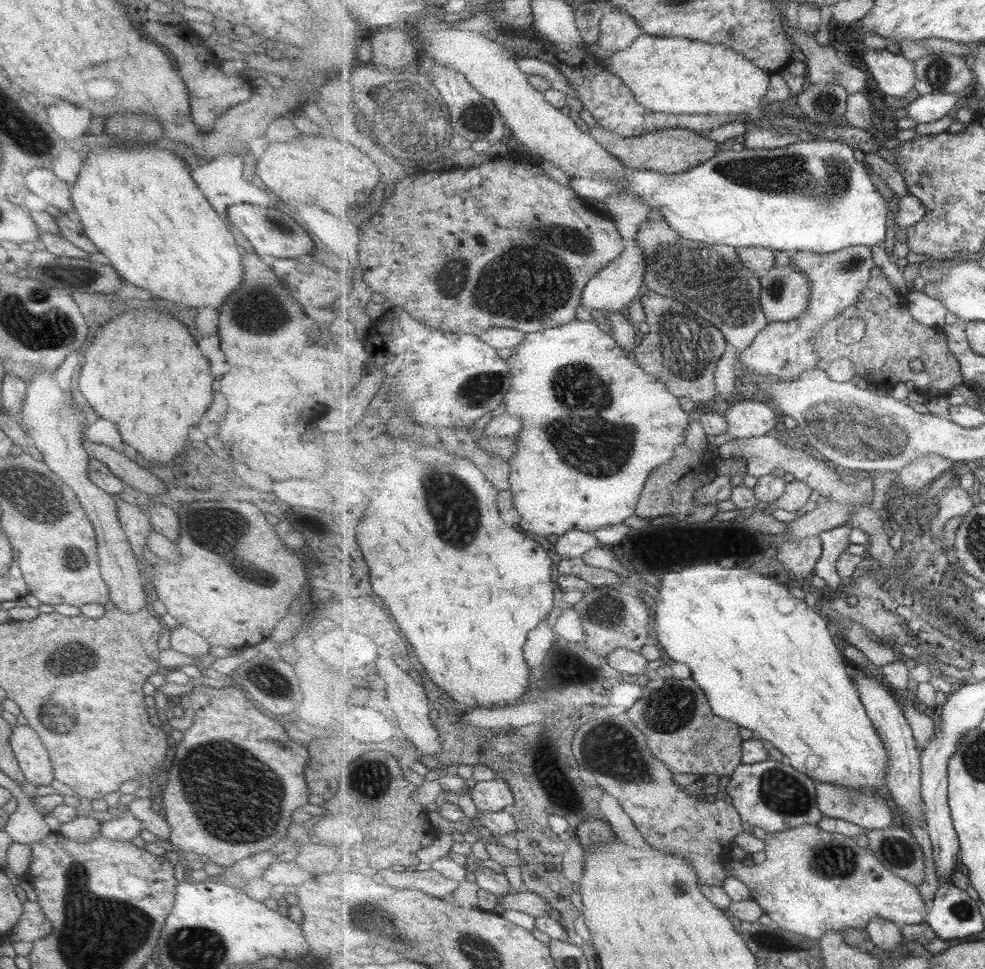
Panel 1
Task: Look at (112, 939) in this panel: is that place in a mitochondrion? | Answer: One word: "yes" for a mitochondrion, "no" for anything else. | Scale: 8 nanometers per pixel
yes

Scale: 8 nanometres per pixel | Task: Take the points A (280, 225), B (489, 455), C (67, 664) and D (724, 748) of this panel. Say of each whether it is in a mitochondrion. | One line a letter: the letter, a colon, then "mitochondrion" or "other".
A: other
B: other
C: mitochondrion
D: other

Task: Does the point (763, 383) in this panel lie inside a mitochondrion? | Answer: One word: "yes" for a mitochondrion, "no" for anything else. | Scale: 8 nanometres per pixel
no

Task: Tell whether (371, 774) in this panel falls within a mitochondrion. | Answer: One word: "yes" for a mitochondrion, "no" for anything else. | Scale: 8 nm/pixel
yes

